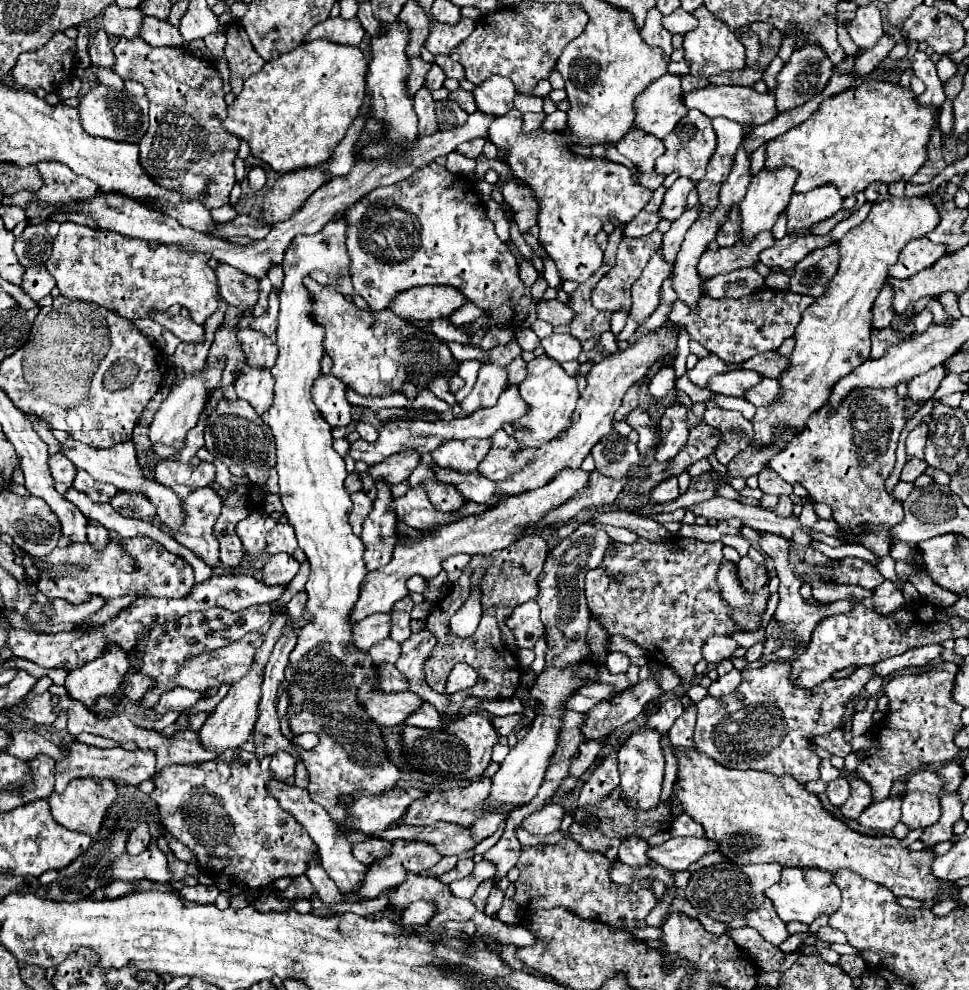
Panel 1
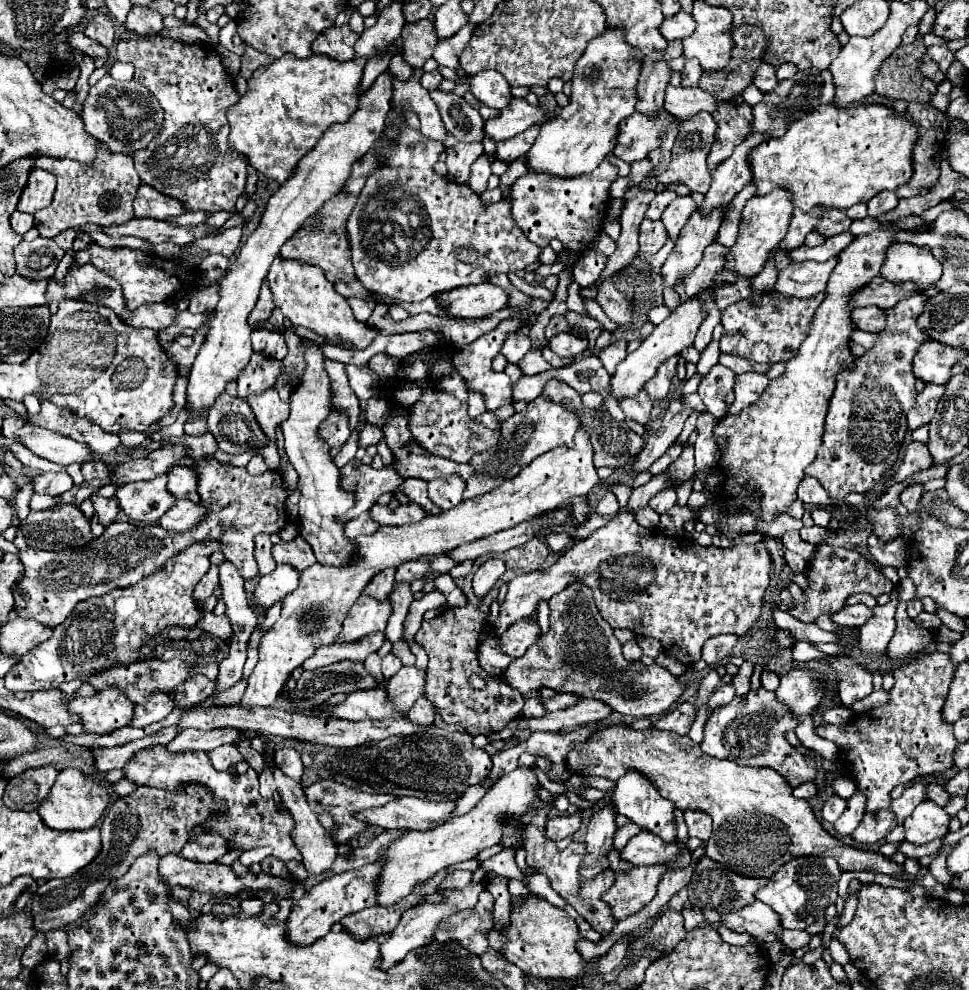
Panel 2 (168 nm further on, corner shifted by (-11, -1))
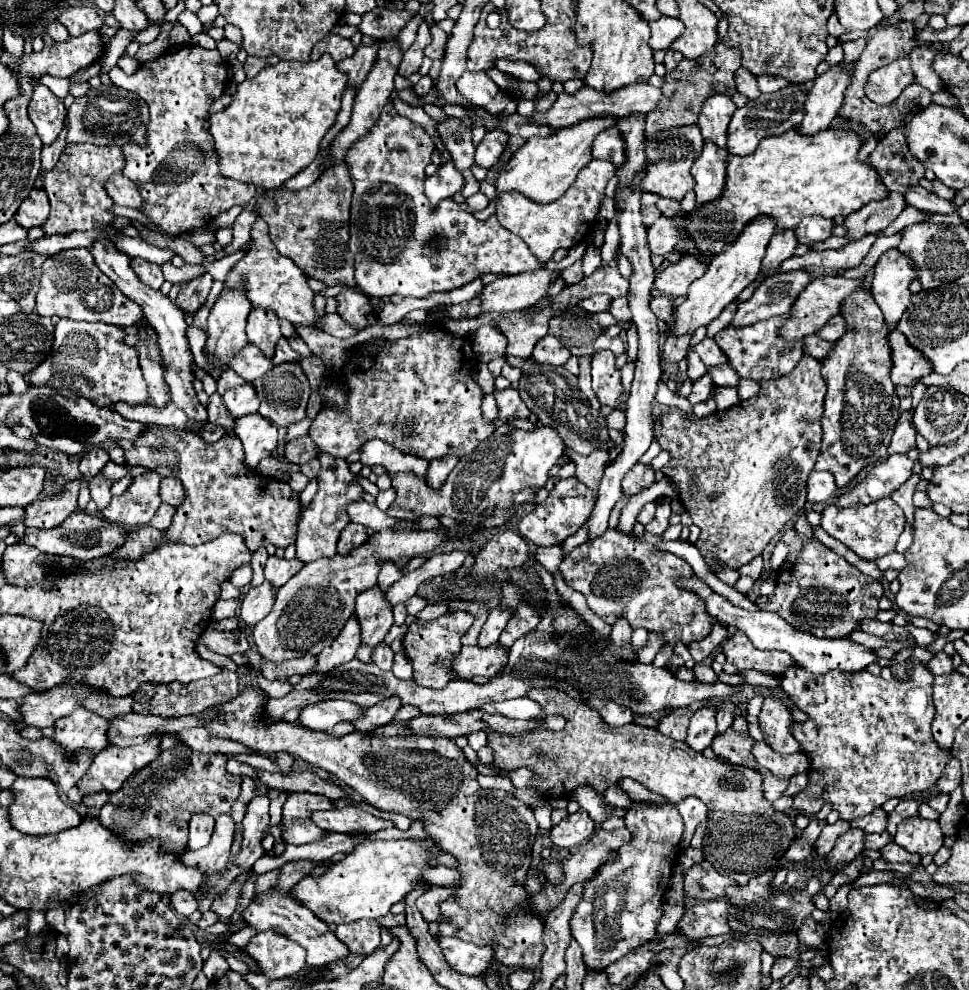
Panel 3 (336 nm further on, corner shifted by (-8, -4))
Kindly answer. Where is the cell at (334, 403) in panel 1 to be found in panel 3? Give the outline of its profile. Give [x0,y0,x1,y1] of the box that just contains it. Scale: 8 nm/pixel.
[285,434,319,464]

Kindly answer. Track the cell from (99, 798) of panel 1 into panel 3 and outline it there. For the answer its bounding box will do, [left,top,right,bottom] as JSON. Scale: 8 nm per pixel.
[9,778,81,834]

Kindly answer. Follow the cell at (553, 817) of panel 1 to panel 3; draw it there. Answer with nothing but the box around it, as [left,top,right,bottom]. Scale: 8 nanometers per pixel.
[551,810,595,848]

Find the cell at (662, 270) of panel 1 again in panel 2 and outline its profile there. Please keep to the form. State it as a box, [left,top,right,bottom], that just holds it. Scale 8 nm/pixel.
[660,207,722,287]

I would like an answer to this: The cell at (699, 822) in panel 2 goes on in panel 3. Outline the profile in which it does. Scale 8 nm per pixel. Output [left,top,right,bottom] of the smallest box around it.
[677,796,707,850]

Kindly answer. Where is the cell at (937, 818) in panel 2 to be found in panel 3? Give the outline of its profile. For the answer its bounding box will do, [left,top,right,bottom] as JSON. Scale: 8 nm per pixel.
[893,816,945,856]

